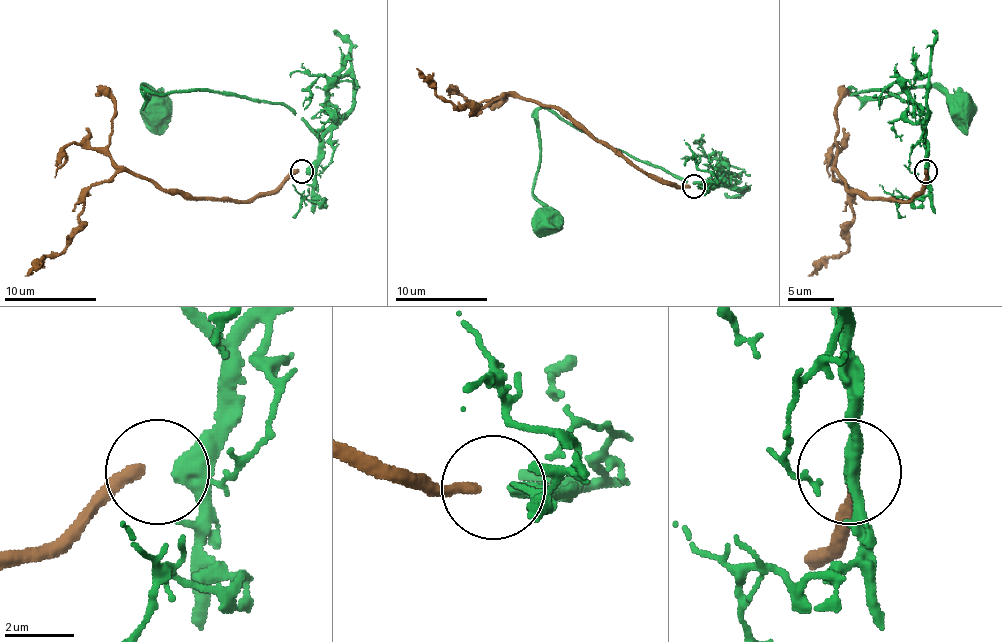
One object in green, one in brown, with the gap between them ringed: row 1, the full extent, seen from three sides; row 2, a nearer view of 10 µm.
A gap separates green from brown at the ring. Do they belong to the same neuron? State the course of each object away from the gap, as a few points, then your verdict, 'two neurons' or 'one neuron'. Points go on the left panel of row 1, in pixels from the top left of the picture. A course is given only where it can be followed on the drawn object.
course green (306, 170), (320, 137), (278, 103), (142, 87), (153, 96), (160, 135); course brown (299, 170), (273, 191), (246, 200), (186, 200), (116, 170), (84, 198), (79, 228), (66, 248), (24, 276); one neuron

